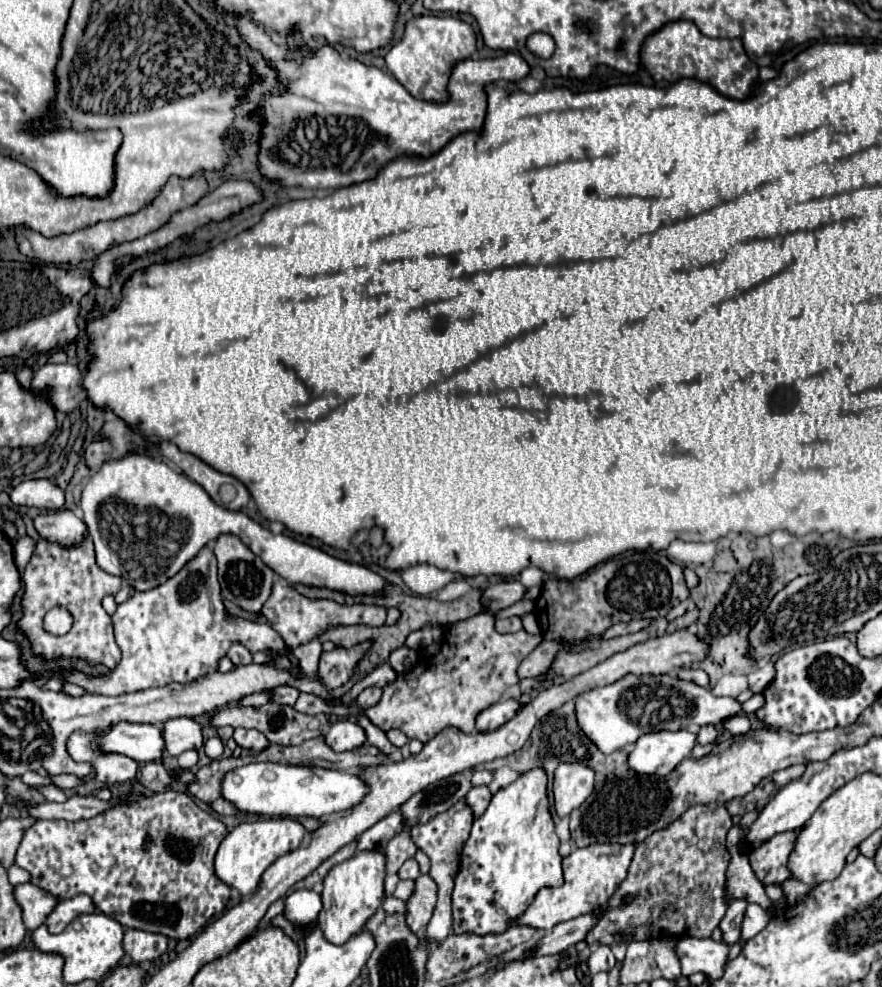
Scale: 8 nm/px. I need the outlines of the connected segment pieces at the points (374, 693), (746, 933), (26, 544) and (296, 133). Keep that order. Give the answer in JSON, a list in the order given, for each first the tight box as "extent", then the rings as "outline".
[{"extent":[357,688,381,708],"outline":[[[367,688],[367,690],[363,690],[359,696],[357,696],[357,706],[359,708],[371,708],[371,706],[375,706],[377,702],[379,702],[379,698],[381,698],[381,688]]]},{"extent":[741,903,771,942],"outline":[[[749,903],[741,924],[741,942],[747,942],[753,936],[757,936],[767,926],[769,920],[771,916],[767,914],[767,910],[763,910],[758,904]]]},{"extent":[15,536,33,572],"outline":[[[25,536],[25,538],[21,538],[21,540],[17,540],[15,542],[15,564],[17,564],[17,568],[19,568],[19,572],[23,572],[23,568],[27,566],[27,562],[31,560],[31,554],[33,554],[33,540],[29,538],[29,536]]]},{"extent":[237,16,531,188],"outline":[[[243,16],[237,26],[253,48],[271,58],[289,86],[285,92],[265,100],[267,126],[263,128],[265,136],[259,152],[261,172],[289,188],[347,188],[373,180],[385,164],[405,154],[429,158],[459,134],[481,134],[487,114],[485,86],[497,80],[521,82],[531,74],[531,66],[519,54],[505,54],[495,60],[459,62],[447,86],[451,100],[447,104],[435,104],[417,100],[379,68],[367,68],[359,60],[341,60],[331,46],[307,54],[307,58],[297,64],[289,62],[287,54],[297,56],[299,50],[277,46],[271,34],[253,20]]]}]

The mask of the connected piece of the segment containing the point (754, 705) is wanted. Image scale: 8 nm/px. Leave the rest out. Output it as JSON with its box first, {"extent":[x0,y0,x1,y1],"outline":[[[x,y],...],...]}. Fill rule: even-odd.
{"extent":[743,694,765,714],"outline":[[[753,694],[753,696],[743,704],[743,712],[745,712],[745,714],[755,714],[759,708],[763,708],[763,704],[765,704],[763,694]]]}

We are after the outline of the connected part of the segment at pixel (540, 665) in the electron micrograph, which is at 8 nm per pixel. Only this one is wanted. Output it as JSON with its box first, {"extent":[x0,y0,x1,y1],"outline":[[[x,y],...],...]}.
{"extent":[519,640,561,678],"outline":[[[543,640],[519,666],[519,678],[537,678],[549,672],[553,662],[557,660],[557,654],[561,650],[561,644],[555,640]]]}

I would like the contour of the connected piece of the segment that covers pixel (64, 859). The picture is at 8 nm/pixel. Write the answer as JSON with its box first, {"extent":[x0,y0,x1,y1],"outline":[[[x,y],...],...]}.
{"extent":[15,792,231,940],"outline":[[[133,792],[123,804],[115,804],[89,820],[37,820],[23,834],[15,864],[31,874],[31,884],[59,900],[87,894],[93,898],[97,910],[115,918],[125,928],[139,928],[165,934],[173,940],[187,940],[227,906],[231,888],[219,882],[213,870],[215,852],[225,836],[225,824],[201,810],[187,792]]]}

